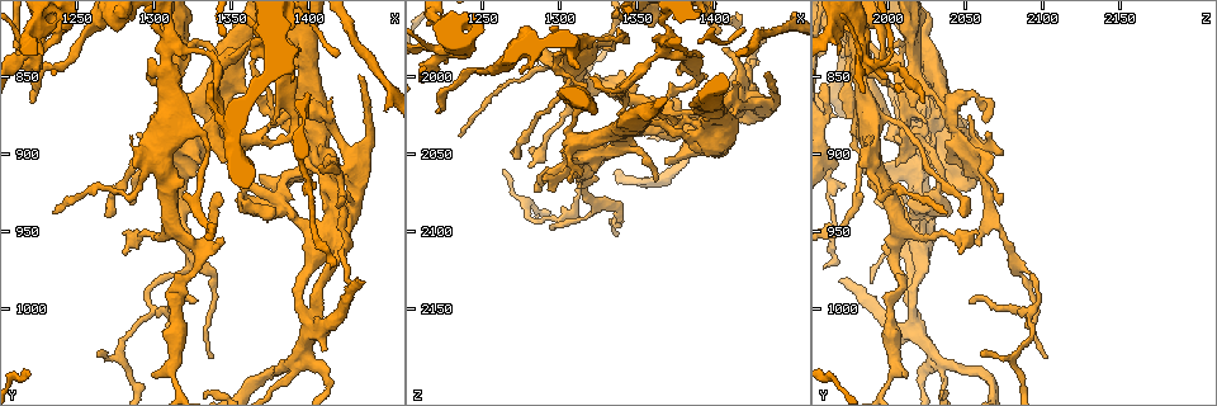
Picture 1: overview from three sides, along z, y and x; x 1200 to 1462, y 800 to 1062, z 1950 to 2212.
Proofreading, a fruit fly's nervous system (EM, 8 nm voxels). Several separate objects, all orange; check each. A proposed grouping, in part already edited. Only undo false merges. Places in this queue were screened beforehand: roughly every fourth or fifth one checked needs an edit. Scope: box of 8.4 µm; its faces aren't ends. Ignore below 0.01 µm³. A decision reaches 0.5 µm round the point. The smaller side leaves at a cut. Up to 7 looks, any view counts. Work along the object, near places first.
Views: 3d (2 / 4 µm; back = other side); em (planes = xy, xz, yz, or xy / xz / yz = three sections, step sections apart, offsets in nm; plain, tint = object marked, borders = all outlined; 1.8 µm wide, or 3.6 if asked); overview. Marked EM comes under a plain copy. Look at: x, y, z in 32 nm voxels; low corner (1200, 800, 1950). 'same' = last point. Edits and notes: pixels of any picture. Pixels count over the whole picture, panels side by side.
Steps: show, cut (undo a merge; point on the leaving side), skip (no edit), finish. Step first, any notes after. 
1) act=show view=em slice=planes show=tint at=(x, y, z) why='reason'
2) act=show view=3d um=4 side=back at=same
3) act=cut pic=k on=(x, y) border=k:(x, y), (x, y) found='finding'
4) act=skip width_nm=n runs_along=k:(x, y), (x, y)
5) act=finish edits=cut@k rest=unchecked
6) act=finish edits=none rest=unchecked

act=show view=em slice=yz step=8 show=tint at=(1396, 1028, 2028)

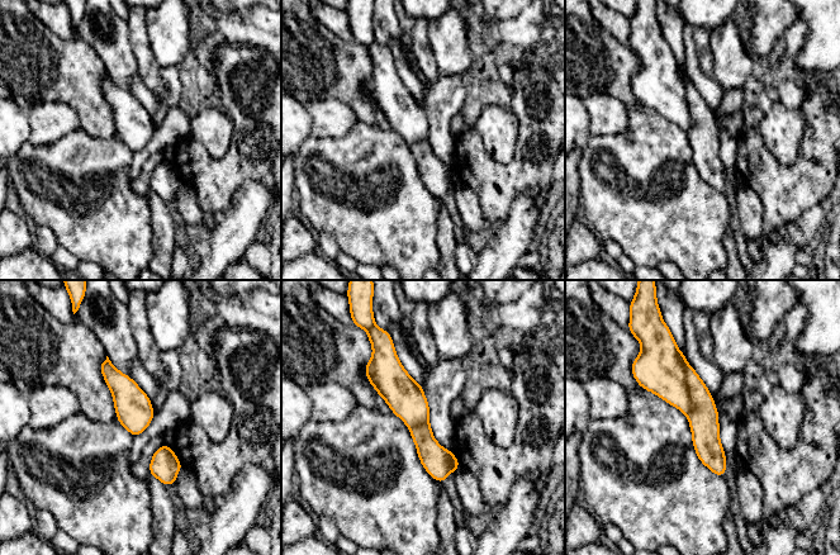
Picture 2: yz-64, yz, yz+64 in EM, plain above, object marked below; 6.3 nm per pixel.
act=show view=em slice=planes show=tint at=same why='cut it another way'

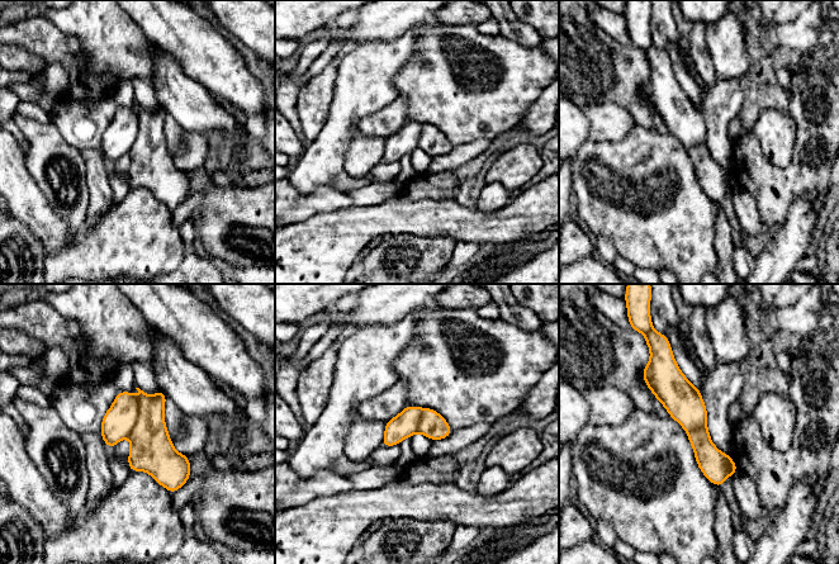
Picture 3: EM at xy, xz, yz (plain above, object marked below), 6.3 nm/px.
act=skip width_nm=170 found='all the same neuron'

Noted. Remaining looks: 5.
act=show view=em slice=xy step=4 show=tint at=(1380, 866, 2036) why='sudden change in width'

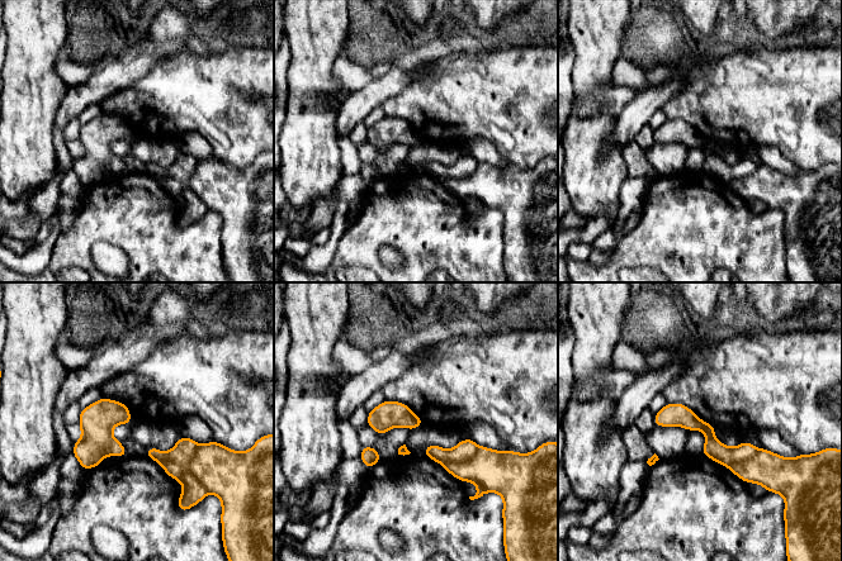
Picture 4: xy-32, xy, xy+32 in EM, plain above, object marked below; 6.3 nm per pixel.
act=show view=em slice=planes show=tint at=same

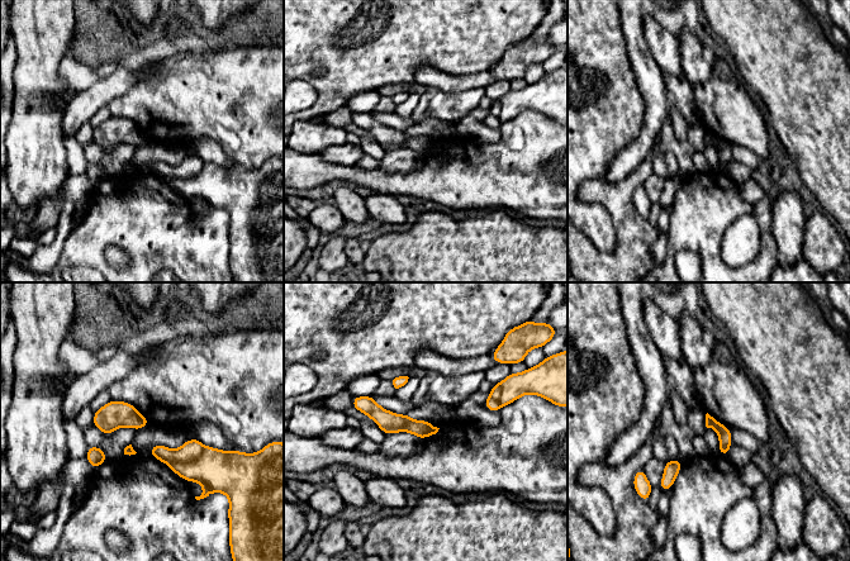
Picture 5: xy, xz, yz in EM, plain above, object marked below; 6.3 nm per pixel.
act=cut pic=5 on=(191, 448) border=5:(204, 446), (195, 459), (169, 465) found='two neurons meet here'

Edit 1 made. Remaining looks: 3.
act=show view=3d um=2 at=(1368, 822, 1978) why='sharp bend'

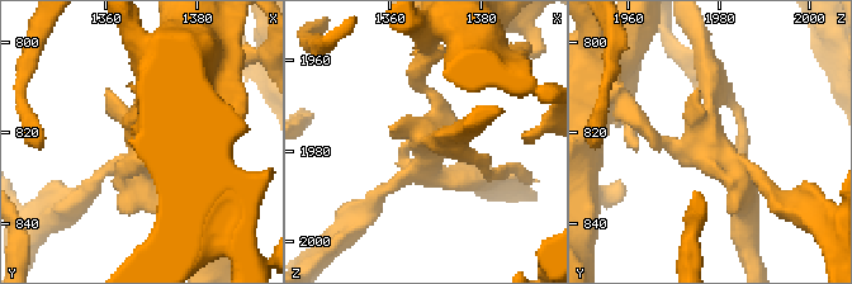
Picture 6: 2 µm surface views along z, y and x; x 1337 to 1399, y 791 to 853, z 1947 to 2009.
act=show view=em slice=planes show=tint at=(1368, 823, 1978)

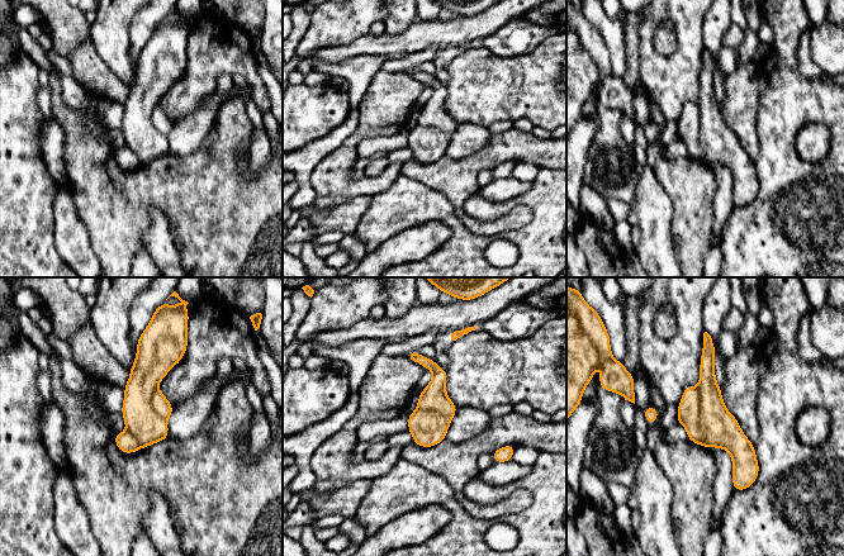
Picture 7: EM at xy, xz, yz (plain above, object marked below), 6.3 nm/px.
act=cut pic=7 on=(688, 409) border=7:(697, 386), (698, 426), (707, 446) found='two neurons meet here'

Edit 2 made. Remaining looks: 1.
act=finish edits=cut@5,cut@7 rest=unchecked

